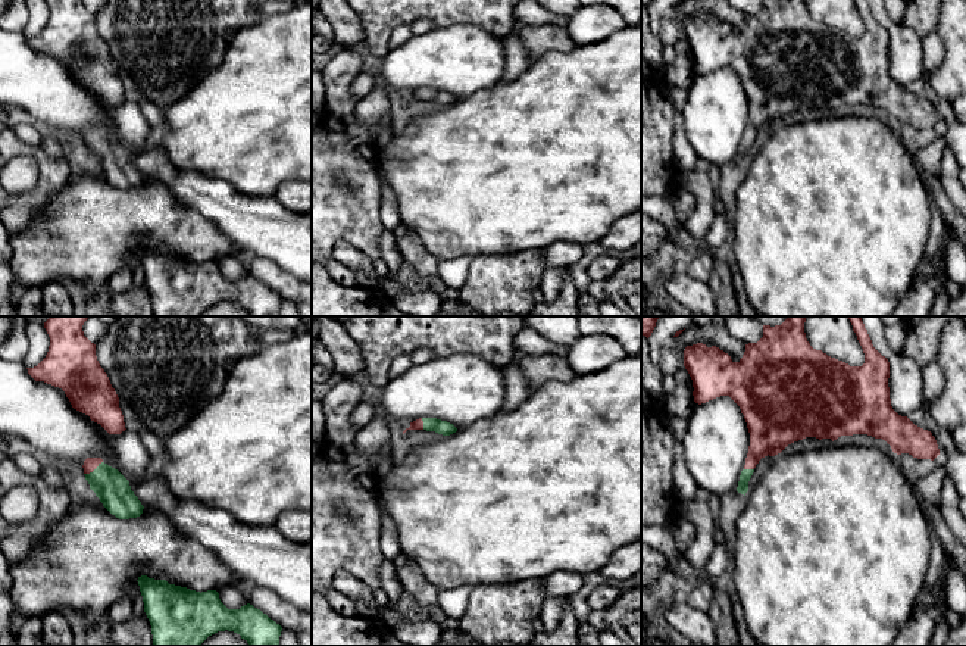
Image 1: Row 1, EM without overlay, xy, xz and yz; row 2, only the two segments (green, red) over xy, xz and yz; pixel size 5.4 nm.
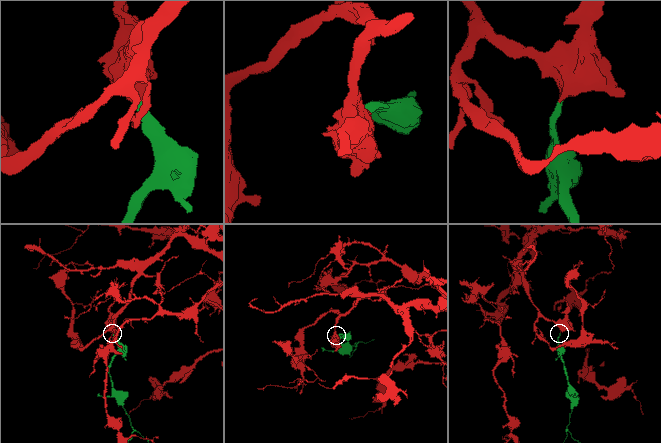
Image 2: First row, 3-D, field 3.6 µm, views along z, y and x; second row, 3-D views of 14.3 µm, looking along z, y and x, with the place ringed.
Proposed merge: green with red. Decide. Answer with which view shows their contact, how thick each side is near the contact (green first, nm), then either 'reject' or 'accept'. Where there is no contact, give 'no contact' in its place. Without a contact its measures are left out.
meets green in xy; 190 nm thick on the green side, 80 nm on the other; accept

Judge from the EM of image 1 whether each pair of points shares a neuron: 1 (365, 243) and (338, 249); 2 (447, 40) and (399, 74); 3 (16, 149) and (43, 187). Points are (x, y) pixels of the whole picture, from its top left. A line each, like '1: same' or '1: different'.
1: different
2: same
3: same

